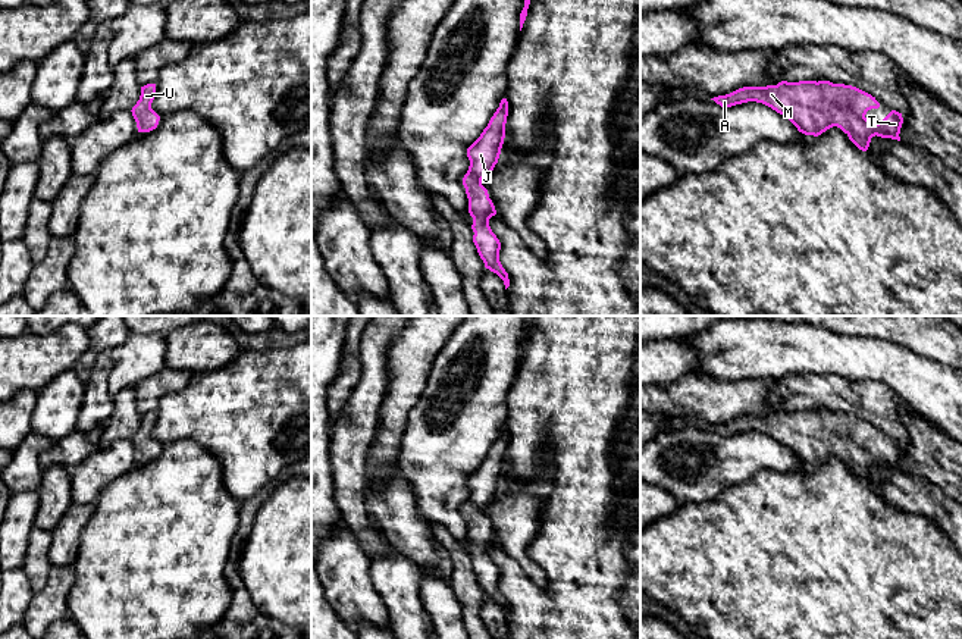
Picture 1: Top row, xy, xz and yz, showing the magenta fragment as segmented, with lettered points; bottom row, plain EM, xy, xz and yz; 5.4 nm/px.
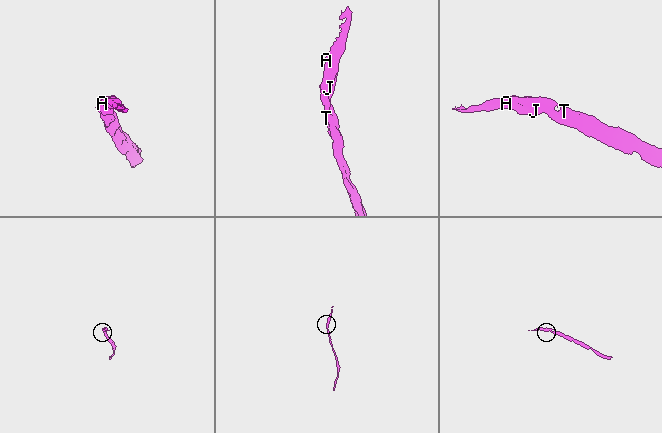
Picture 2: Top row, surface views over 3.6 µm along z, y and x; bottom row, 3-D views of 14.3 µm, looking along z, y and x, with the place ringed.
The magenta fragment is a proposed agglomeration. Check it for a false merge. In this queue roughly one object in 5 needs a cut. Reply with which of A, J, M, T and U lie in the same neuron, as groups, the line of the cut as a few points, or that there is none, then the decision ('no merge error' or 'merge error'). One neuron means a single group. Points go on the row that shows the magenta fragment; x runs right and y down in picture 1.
groups A J M T U; cut none; no merge error

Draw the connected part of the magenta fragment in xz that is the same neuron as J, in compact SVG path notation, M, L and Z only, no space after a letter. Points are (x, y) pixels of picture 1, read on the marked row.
M502 98L499 107L491 118L480 137L467 148L470 166L463 178L463 185L469 198L469 213L473 217L473 242L485 267L496 273L510 286L508 273L499 261L501 242L489 226L489 219L496 214L482 179L488 176L498 163L505 138L505 123L508 116L508 101Z

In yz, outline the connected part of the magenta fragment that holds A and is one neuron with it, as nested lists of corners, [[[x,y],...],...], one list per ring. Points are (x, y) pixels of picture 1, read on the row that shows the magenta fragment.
[[[781,81],[777,85],[743,87],[730,94],[711,98],[721,107],[756,101],[787,118],[799,132],[818,137],[837,126],[862,151],[872,137],[900,141],[902,113],[892,110],[881,122],[871,123],[865,115],[878,109],[871,94],[830,81]]]

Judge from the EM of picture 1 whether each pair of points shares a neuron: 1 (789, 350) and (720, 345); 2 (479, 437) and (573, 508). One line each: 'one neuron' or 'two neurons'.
1: one neuron
2: two neurons

